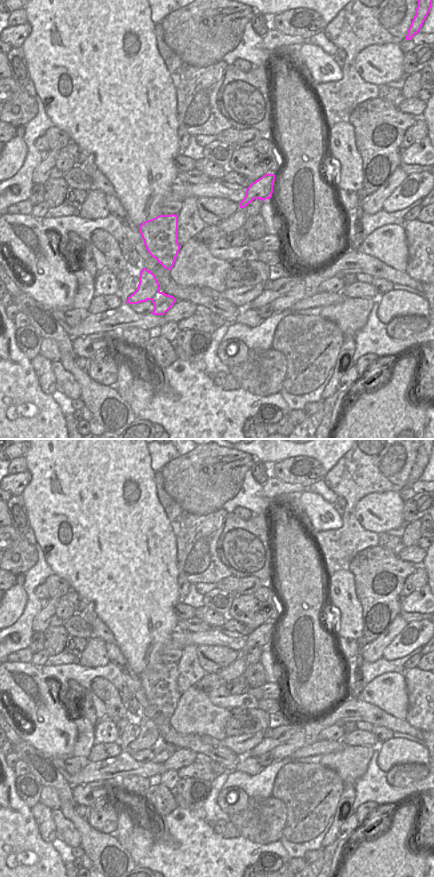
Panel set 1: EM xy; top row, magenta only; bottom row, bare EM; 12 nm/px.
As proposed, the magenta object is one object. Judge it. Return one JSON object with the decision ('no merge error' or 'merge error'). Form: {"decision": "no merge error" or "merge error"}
{"decision": "merge error"}

